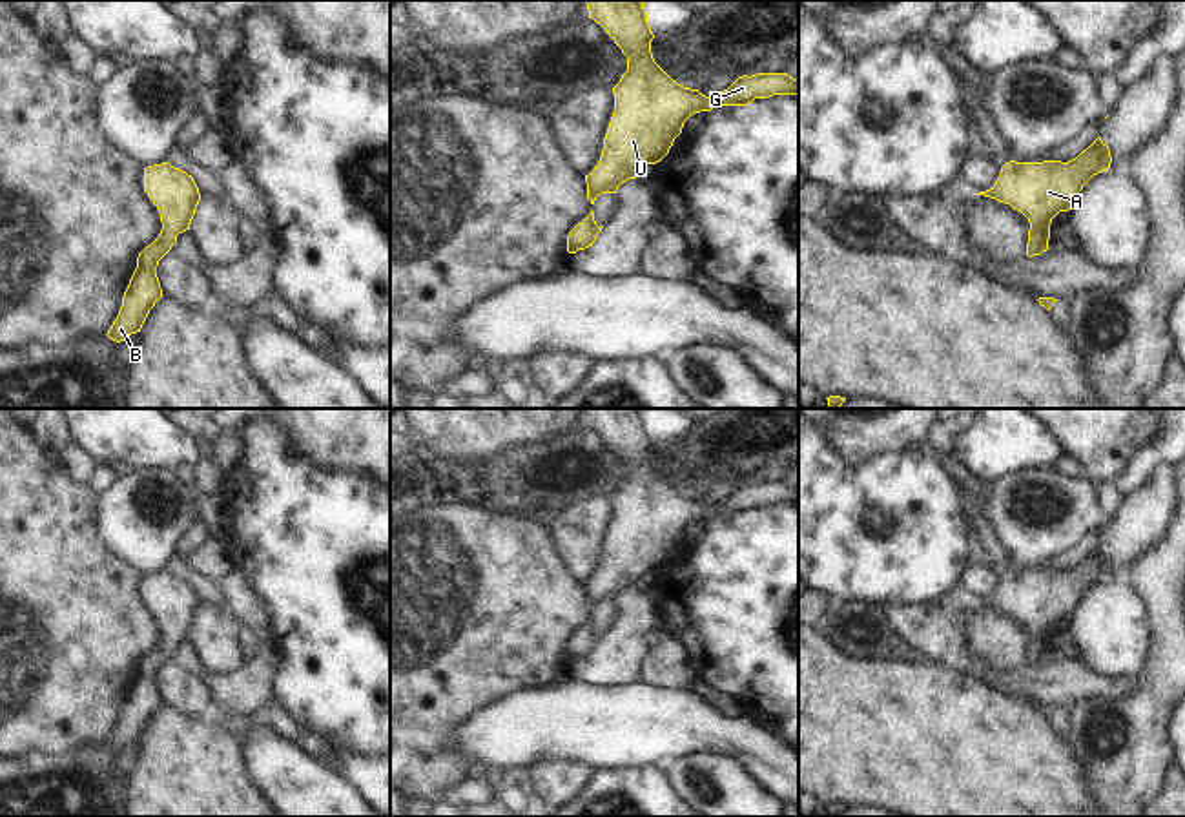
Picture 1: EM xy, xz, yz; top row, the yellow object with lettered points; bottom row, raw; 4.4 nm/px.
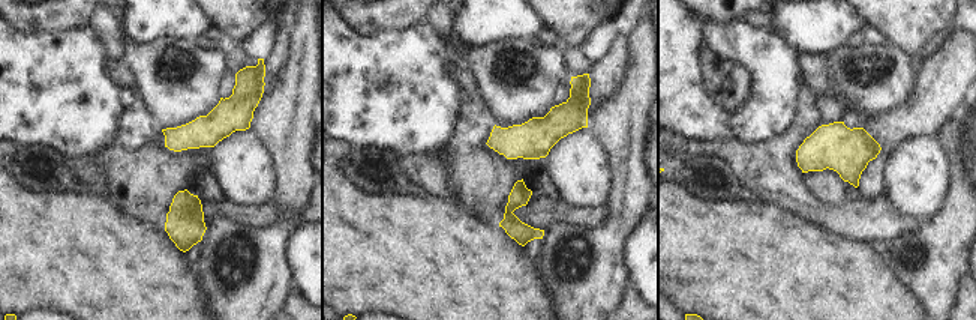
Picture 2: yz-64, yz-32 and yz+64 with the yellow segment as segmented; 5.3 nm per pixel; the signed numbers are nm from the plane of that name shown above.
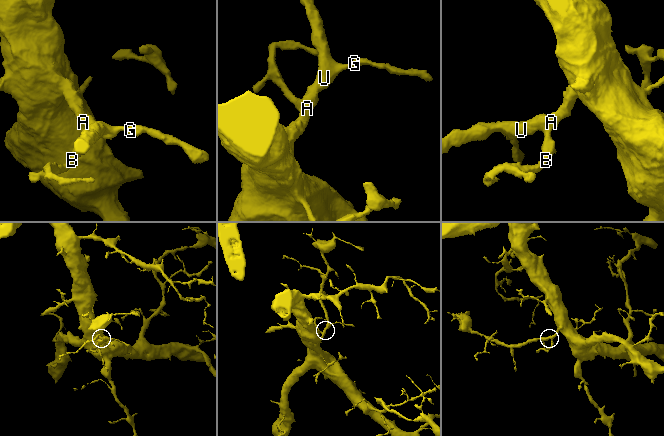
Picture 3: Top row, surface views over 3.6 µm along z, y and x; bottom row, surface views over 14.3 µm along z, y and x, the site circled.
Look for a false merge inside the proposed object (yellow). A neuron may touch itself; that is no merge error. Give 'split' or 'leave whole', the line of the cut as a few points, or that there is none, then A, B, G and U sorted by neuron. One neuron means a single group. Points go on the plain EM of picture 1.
leave whole; cut none; groups A B G U

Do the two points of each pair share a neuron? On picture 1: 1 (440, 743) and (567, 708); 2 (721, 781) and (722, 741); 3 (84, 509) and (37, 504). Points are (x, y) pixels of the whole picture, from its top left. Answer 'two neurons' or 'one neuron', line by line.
1: two neurons
2: two neurons
3: one neuron

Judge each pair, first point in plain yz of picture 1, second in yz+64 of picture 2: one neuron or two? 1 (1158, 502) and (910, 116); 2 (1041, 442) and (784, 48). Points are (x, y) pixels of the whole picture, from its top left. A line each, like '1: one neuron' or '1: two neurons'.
1: one neuron
2: one neuron

